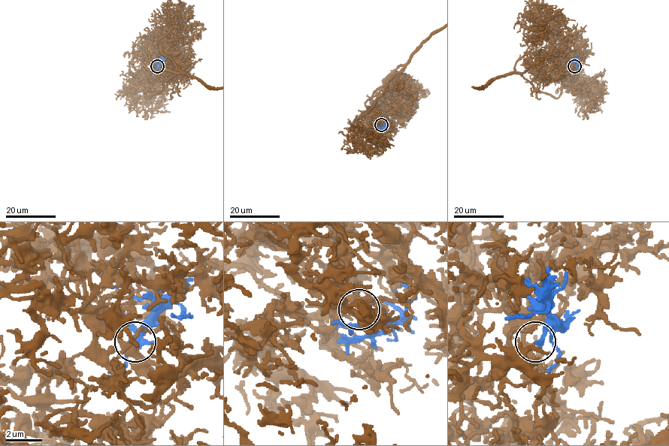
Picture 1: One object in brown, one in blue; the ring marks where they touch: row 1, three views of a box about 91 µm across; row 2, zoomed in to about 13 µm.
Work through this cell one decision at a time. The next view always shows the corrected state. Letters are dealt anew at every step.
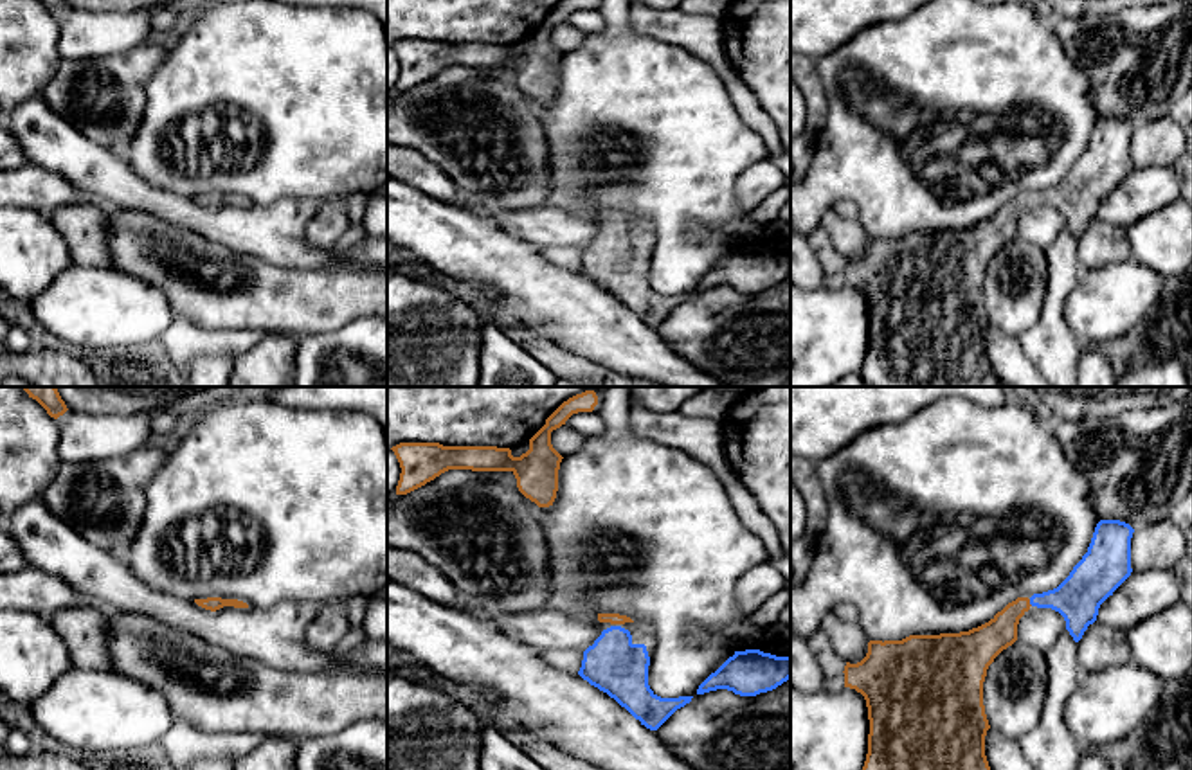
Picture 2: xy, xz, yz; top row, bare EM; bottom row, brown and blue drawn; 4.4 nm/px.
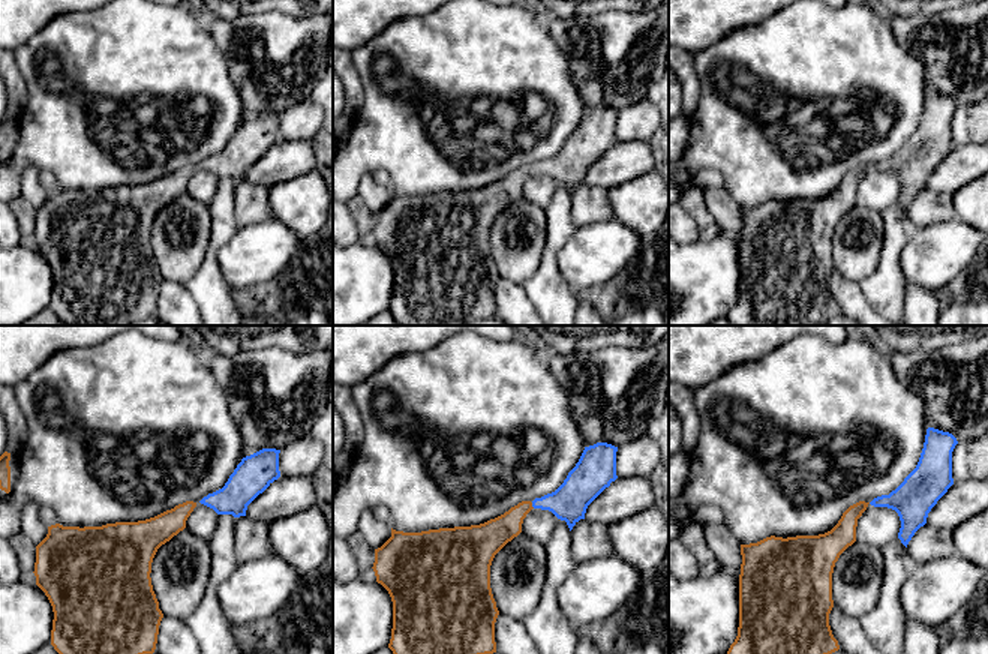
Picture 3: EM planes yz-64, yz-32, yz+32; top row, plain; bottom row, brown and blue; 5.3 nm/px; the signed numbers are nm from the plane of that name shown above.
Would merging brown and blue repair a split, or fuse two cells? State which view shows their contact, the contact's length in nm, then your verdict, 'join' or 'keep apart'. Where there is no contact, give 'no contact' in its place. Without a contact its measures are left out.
contact in yz; length 40 nm; join

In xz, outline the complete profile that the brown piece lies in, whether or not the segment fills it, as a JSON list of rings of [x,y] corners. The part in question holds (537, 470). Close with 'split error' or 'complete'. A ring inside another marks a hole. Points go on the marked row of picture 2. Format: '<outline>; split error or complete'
[[[594,390],[564,401],[546,425],[529,439],[529,450],[513,457],[510,448],[443,446],[439,443],[400,443],[393,446],[402,473],[396,495],[407,495],[448,470],[511,471],[519,491],[538,507],[553,506],[558,491],[562,455],[551,444],[551,432],[578,412],[592,412],[598,405]]]; complete

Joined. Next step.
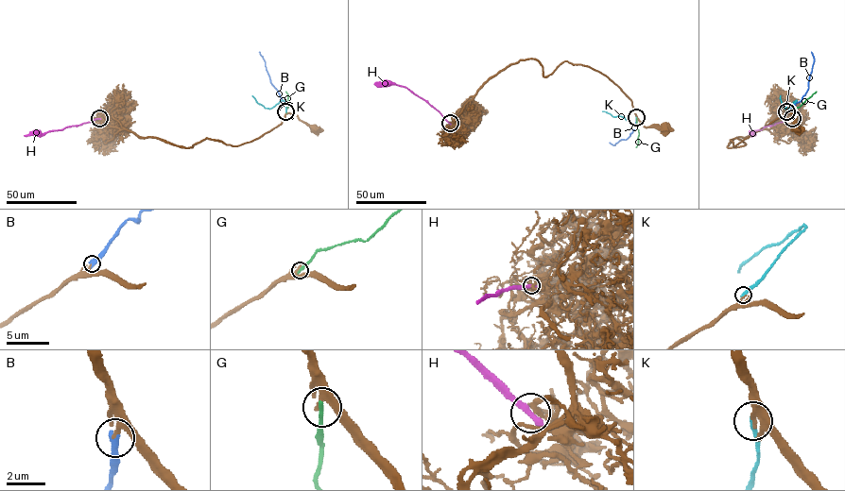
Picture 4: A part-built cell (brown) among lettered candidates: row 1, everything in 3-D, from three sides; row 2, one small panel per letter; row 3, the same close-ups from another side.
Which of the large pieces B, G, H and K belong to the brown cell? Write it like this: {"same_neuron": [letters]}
{"same_neuron": ["B"]}

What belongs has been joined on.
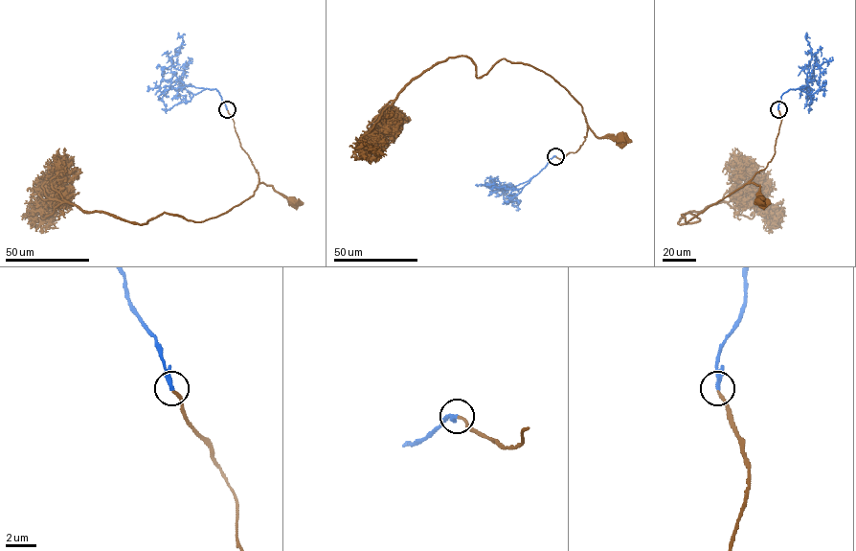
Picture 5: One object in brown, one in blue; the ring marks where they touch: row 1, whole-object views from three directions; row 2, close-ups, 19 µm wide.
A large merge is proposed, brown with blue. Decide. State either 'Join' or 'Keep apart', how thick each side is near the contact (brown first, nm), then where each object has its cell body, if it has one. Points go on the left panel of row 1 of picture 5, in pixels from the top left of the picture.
Join. Thickness 170 nm (brown) against 240 nm. Soma of brown: (292, 200). Soma of blue: none

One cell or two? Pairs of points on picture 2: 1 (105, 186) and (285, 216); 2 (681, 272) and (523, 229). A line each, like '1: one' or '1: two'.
1: one
2: two

